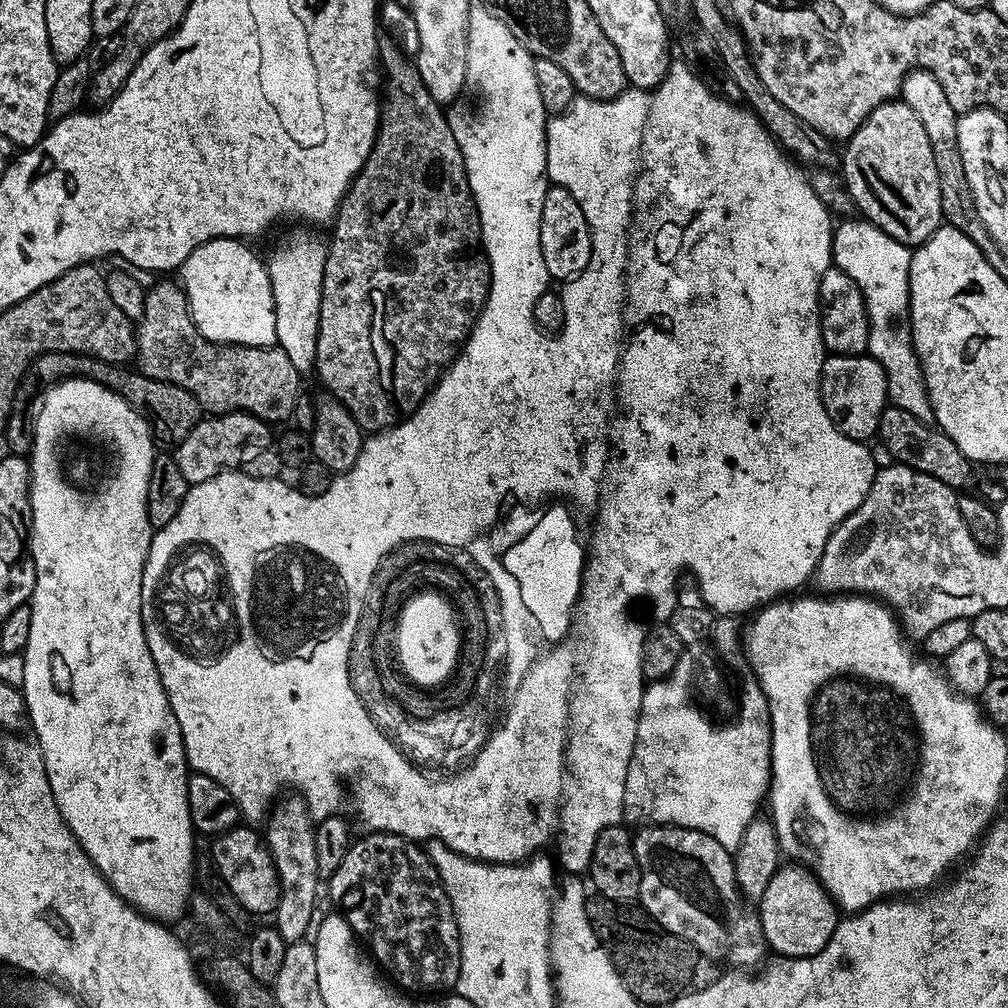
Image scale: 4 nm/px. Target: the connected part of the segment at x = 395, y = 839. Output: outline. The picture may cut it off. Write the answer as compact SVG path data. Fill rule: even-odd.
M369 831L364 835L368 836L361 840L360 837L353 839L349 844L342 866L338 866L330 878L333 898L342 899L344 892L348 896L356 894L356 905L346 912L348 921L357 937L370 949L377 965L389 977L397 976L392 978L401 985L409 984L404 985L409 989L421 988L424 994L440 994L455 989L460 977L460 931L434 862L415 840L407 840L393 832Z

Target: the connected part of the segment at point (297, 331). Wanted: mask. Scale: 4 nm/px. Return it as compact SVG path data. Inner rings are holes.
M296 226L296 229L286 233L273 246L272 253L266 256L276 311L276 344L286 350L290 362L294 362L301 374L311 373L316 363L322 286L328 257L325 237L320 237L316 232L319 231L308 226Z

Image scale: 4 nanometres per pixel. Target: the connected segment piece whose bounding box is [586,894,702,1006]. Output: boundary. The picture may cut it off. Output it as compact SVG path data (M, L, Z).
M599 894L593 897L586 904L588 920L633 995L644 1006L668 1006L676 997L685 995L687 988L684 987L691 982L696 972L696 963L702 960L693 944L678 934L670 934L643 907L619 900L605 900Z

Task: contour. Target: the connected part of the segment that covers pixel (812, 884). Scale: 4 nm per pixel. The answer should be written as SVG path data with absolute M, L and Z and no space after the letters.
M788 862L776 869L774 878L770 878L770 886L766 886L758 901L760 925L764 930L764 941L769 949L772 948L777 957L782 956L813 956L821 952L830 942L838 923L838 905L832 895L825 890L820 879L811 867L800 862Z

